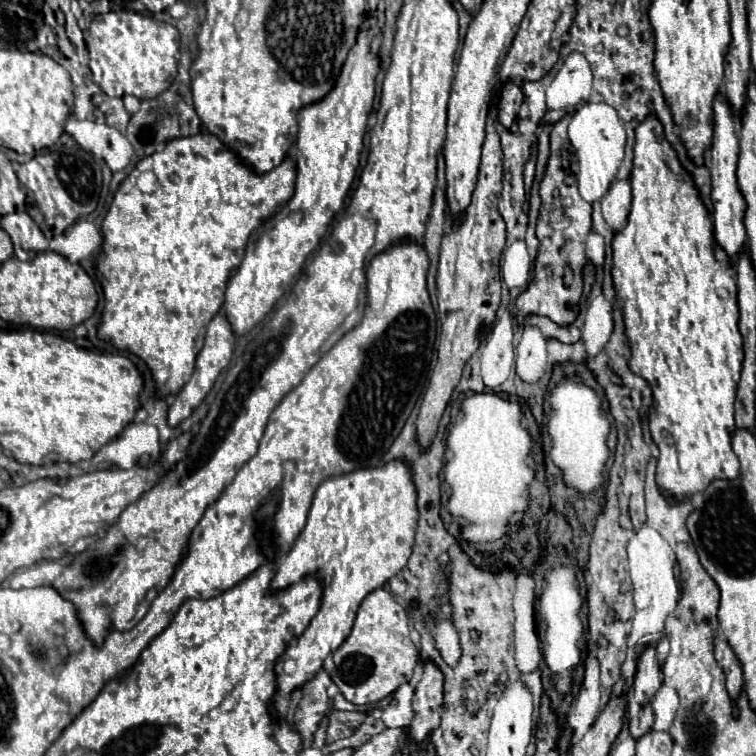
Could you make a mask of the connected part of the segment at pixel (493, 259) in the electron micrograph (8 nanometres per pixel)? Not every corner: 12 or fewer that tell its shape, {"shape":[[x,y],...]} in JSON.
{"shape":[[489,117],[471,205],[443,235],[439,361],[417,417],[427,447],[495,325],[503,151]]}

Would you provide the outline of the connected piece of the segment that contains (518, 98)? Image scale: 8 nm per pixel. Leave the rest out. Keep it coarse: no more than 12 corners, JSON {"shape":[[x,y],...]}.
{"shape":[[517,83],[499,91],[497,119],[505,129],[517,119],[523,91]]}

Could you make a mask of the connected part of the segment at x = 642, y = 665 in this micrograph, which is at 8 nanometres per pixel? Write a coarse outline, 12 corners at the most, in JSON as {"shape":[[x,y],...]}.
{"shape":[[653,645],[637,661],[633,683],[635,701],[649,703],[663,673]]}

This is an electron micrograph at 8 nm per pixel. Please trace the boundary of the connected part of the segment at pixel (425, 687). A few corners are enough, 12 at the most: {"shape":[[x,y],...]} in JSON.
{"shape":[[425,663],[413,695],[409,737],[423,741],[439,727],[443,673]]}

